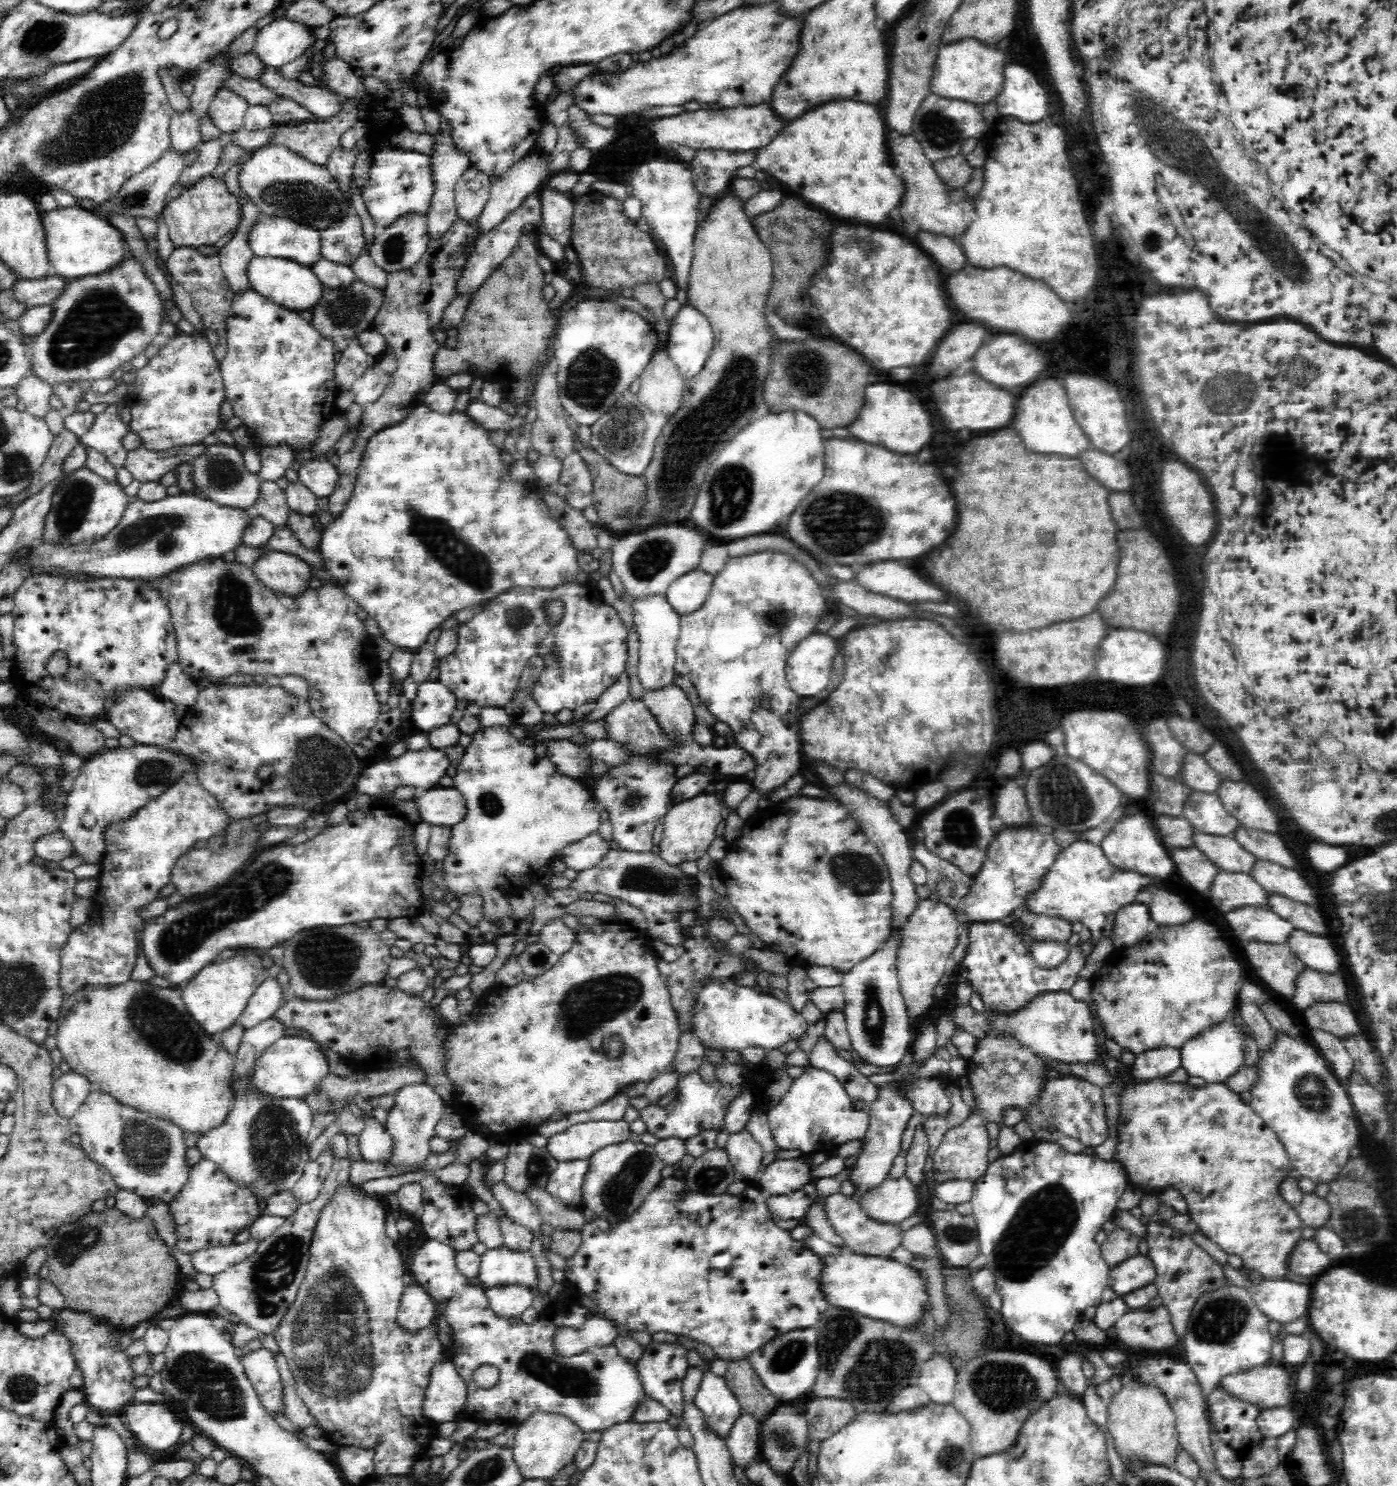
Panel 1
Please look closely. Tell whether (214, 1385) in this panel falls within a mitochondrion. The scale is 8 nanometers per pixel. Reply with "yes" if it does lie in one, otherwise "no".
yes

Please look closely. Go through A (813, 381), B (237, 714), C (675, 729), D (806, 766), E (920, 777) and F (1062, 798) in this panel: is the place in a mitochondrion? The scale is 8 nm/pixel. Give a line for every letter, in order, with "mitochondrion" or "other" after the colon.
A: mitochondrion
B: other
C: mitochondrion
D: other
E: other
F: mitochondrion

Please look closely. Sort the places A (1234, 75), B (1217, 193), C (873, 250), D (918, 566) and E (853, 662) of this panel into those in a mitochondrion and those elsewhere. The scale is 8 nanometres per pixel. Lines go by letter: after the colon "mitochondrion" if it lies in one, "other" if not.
A: other
B: other
C: mitochondrion
D: other
E: other

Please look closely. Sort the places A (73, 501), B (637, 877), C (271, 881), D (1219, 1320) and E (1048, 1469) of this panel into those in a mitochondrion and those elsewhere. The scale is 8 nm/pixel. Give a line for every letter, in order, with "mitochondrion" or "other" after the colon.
A: mitochondrion
B: mitochondrion
C: mitochondrion
D: mitochondrion
E: other

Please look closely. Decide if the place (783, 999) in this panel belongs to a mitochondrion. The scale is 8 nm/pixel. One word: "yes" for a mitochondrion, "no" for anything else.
no

